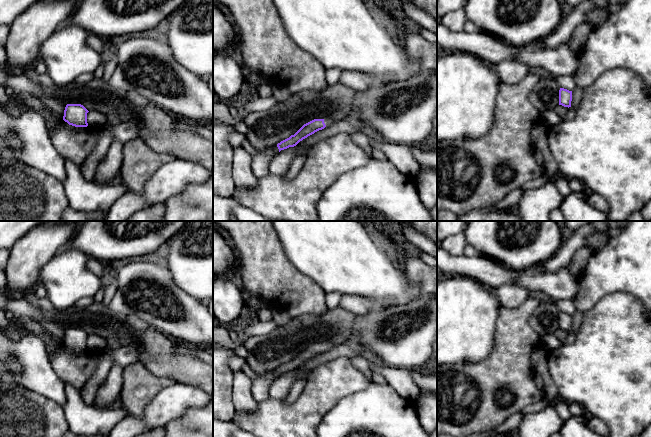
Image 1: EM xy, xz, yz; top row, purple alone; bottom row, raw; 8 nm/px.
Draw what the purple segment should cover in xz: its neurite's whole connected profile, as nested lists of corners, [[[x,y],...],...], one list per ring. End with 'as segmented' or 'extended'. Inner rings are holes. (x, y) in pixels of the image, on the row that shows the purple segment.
[[[325,118],[325,119],[314,119],[304,124],[294,135],[291,135],[289,138],[277,144],[279,152],[289,147],[296,146],[303,139],[307,138],[308,136],[314,134],[319,130],[324,129],[325,127],[329,127],[335,122],[337,121],[335,121],[334,119]]]; extended

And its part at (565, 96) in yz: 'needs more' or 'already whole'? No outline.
already whole

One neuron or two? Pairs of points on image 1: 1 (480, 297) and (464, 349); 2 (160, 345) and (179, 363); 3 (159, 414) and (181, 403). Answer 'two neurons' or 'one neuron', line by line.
1: one neuron
2: one neuron
3: one neuron

